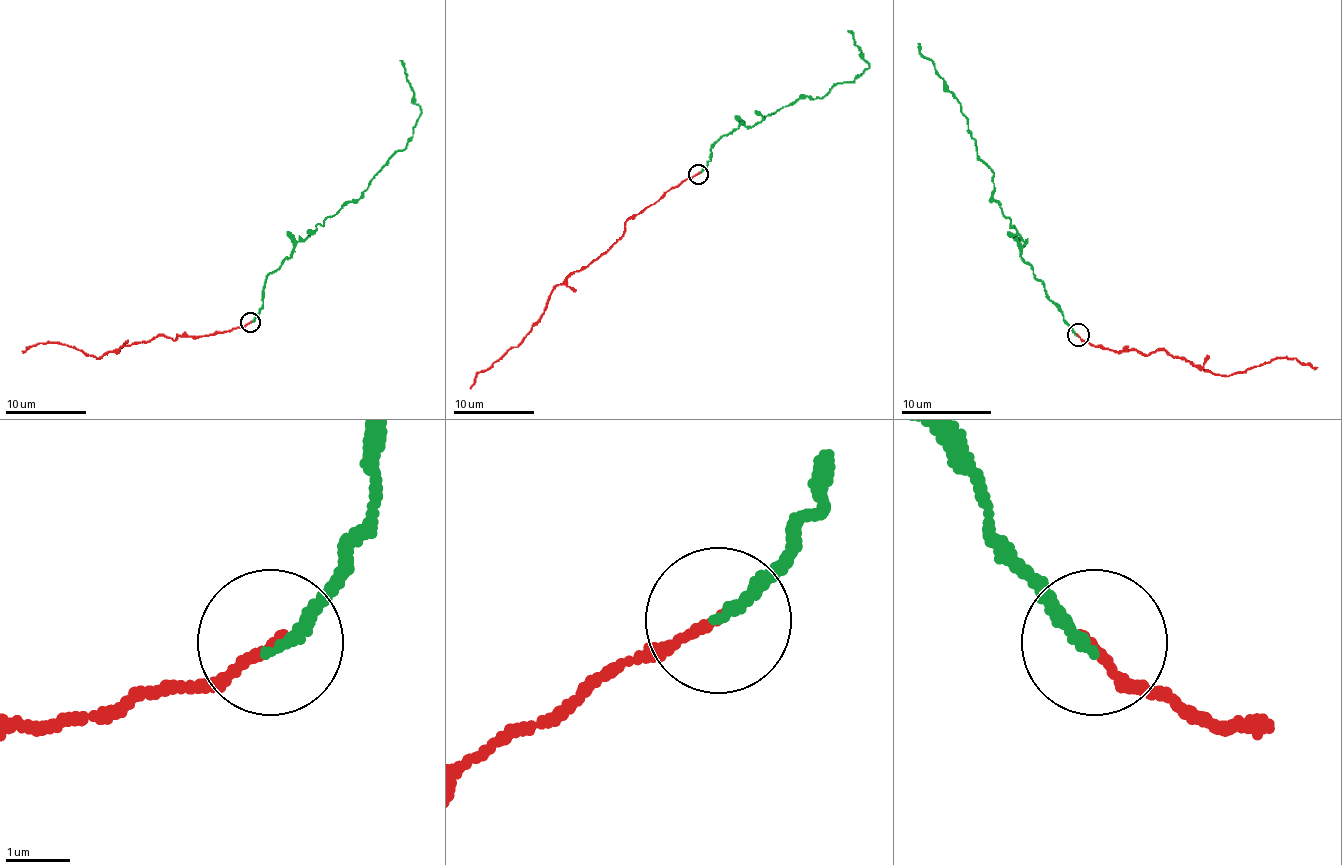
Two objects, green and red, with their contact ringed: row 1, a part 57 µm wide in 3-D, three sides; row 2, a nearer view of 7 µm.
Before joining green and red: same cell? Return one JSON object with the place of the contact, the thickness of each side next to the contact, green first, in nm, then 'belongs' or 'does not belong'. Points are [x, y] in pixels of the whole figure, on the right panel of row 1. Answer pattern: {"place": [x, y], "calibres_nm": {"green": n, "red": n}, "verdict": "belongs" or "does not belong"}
{"place": [1078, 334], "calibres_nm": {"green": 190, "red": 120}, "verdict": "does not belong"}

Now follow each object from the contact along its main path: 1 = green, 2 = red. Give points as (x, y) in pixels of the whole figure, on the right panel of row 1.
1: (1077, 335), (1026, 261), (1021, 250), (1023, 239), (992, 198), (992, 169), (976, 153), (961, 102), (918, 44)
2: (1077, 335), (1095, 346), (1147, 355), (1165, 351), (1216, 375), (1241, 373), (1270, 360), (1295, 357), (1317, 369)

